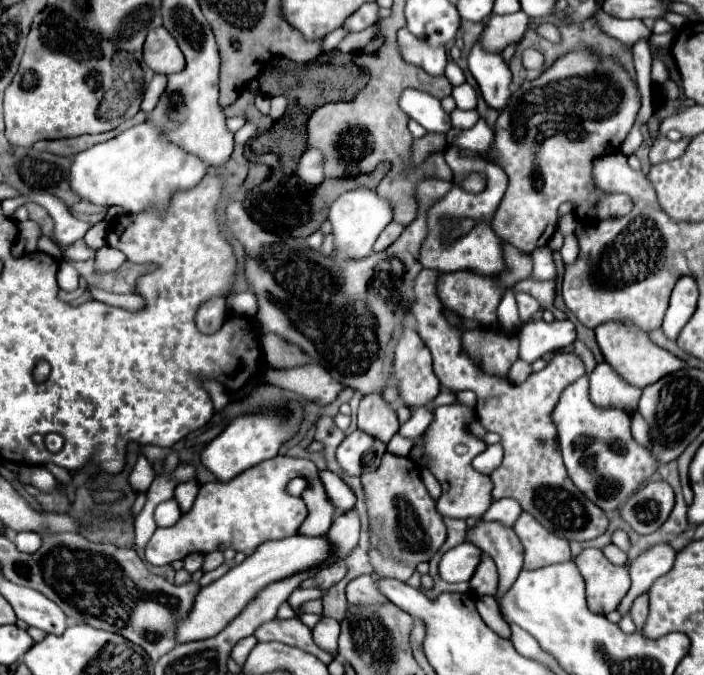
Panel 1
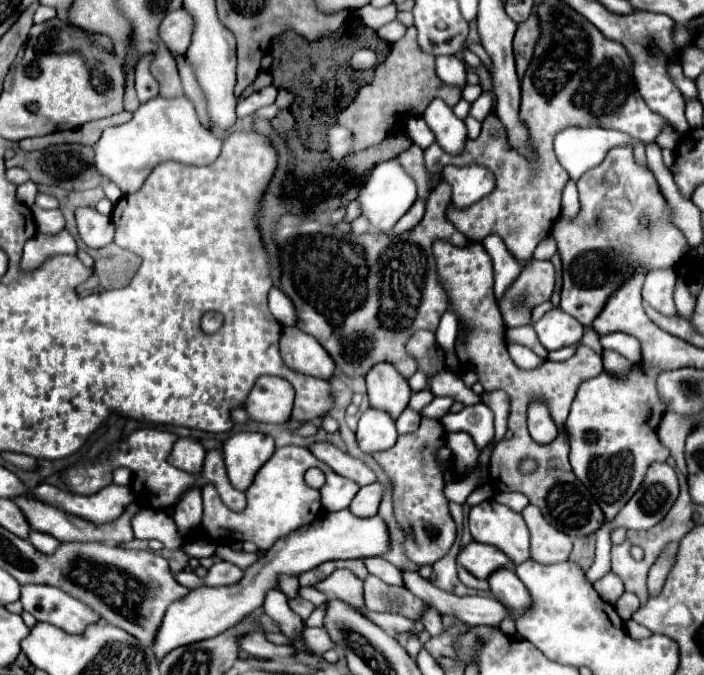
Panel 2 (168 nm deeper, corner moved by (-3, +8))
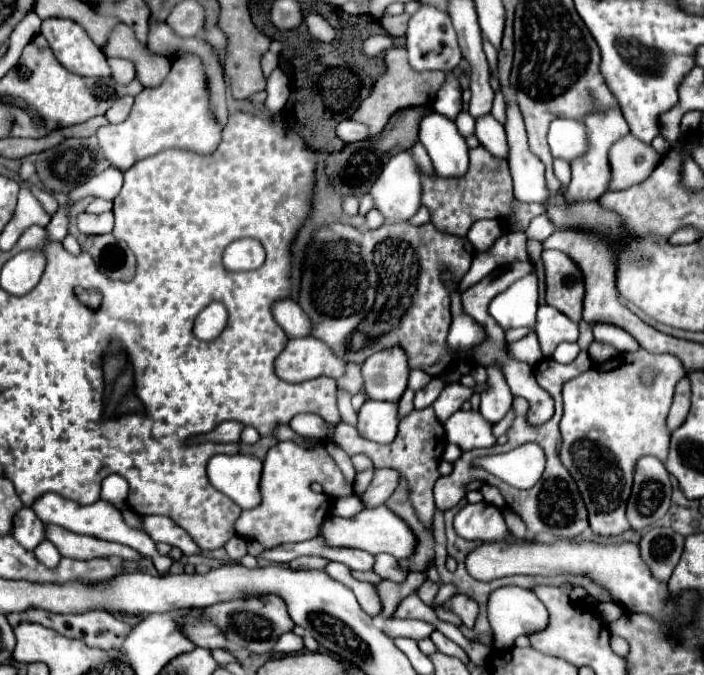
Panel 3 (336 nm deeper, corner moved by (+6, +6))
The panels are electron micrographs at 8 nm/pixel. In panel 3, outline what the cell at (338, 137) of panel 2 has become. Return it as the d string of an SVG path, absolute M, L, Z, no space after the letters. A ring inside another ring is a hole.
M344 119L338 129L336 129L338 137L344 139L346 143L354 143L354 141L364 141L368 139L368 131L364 123L354 123L352 119Z

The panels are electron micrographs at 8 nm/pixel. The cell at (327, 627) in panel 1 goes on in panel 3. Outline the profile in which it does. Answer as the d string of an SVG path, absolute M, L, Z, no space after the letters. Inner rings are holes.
M284 633L284 635L278 639L274 651L276 651L276 653L284 653L284 655L300 653L300 651L304 651L304 641L302 641L302 637L298 637L298 635L294 635L294 633Z

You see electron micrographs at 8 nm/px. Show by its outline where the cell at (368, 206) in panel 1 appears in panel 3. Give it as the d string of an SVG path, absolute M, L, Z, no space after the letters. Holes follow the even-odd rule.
M402 151L402 153L398 153L398 155L394 155L394 157L386 163L384 171L380 173L380 177L376 179L376 183L372 185L370 195L374 197L376 209L386 217L388 223L408 221L408 219L414 217L416 211L422 207L422 201L420 201L420 195L422 195L420 175L422 175L422 169L418 167L418 163L414 161L414 157L412 157L410 151Z

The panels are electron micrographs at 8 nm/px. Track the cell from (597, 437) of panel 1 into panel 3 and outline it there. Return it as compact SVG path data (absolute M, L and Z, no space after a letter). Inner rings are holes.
M638 349L632 353L618 353L606 363L598 363L564 383L564 417L560 421L564 443L560 459L582 493L590 529L596 537L614 537L630 529L626 503L634 465L644 455L654 455L662 463L666 461L670 447L666 417L674 387L682 377L686 377L686 369L678 357ZM646 367L656 369L656 379L650 387L640 381L640 373Z

